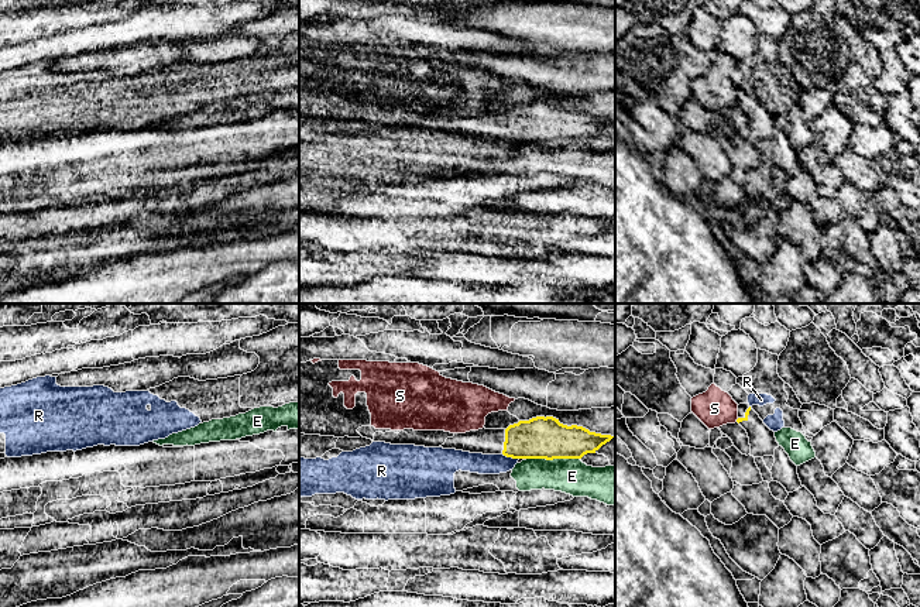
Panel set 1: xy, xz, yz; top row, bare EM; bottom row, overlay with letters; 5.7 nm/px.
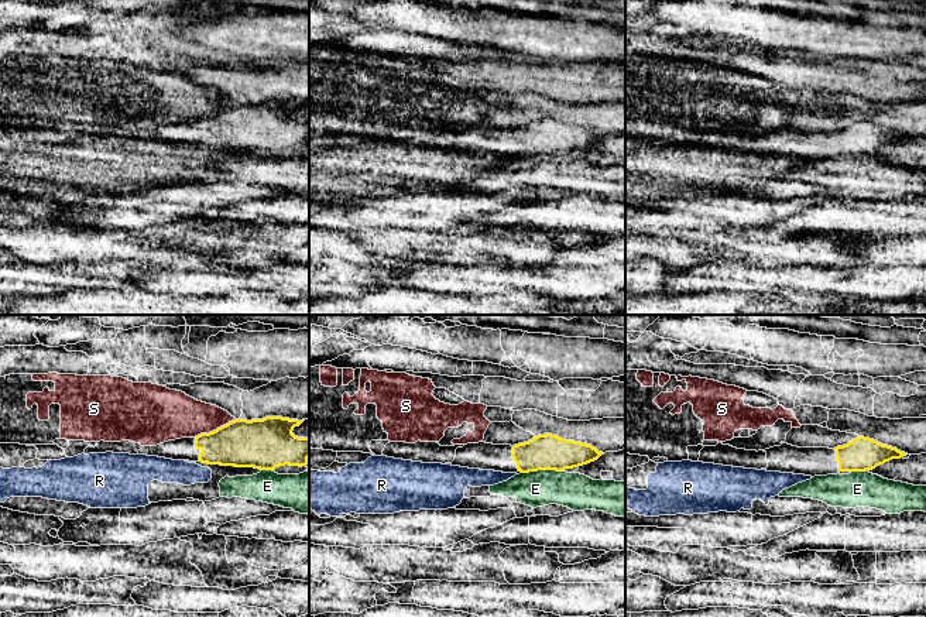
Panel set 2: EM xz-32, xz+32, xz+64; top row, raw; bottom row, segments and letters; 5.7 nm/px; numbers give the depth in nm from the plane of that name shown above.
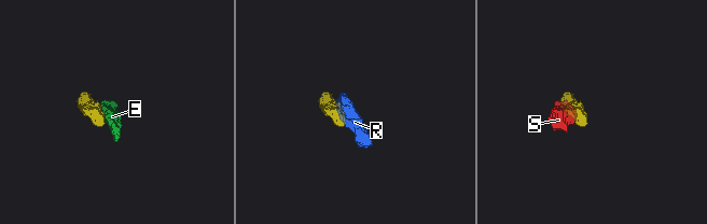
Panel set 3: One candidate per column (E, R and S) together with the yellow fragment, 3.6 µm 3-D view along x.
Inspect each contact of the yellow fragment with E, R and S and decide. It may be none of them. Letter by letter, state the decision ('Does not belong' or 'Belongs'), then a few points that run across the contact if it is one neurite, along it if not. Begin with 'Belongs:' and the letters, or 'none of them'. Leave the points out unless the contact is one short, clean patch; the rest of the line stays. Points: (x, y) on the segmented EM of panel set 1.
Belongs: none of them
E: Does not belong
R: Does not belong. Line: xz (503, 453), (518, 459)
S: Does not belong. Line: yz (738, 418), (735, 421)

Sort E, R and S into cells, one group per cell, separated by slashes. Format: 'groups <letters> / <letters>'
groups E / R / S

